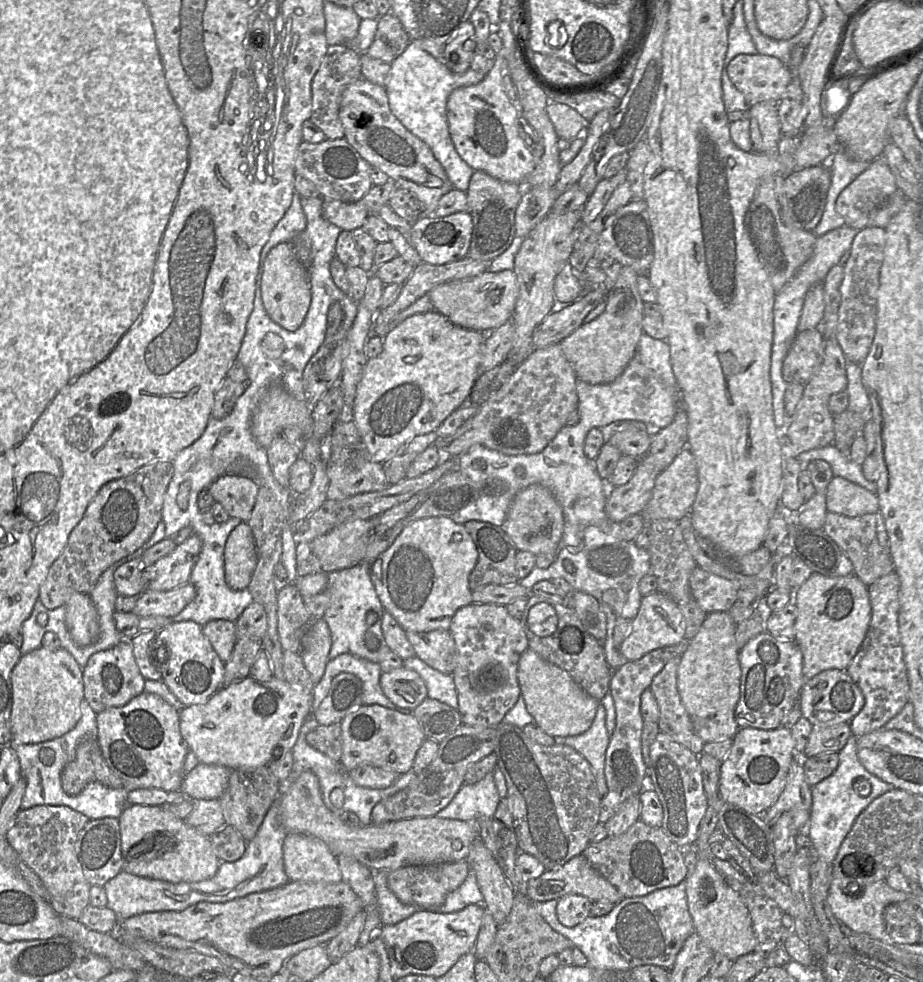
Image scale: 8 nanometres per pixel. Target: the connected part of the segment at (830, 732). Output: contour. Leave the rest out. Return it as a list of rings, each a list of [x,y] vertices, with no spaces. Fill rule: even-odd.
[[[840,723],[829,727],[813,727],[808,742],[800,758],[820,753],[839,752],[852,735],[850,723]]]

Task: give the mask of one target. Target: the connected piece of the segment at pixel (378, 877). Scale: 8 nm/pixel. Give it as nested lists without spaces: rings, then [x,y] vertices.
[[[386,870],[373,871],[376,904],[383,925],[394,925],[421,910],[401,902],[388,888]]]

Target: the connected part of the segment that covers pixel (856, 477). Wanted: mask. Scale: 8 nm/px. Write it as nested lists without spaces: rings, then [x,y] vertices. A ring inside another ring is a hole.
[[[833,443],[822,448],[796,454],[796,456],[799,463],[803,464],[808,464],[816,459],[824,460],[830,465],[834,476],[845,478],[876,494],[876,483],[864,477],[861,465],[845,456]]]

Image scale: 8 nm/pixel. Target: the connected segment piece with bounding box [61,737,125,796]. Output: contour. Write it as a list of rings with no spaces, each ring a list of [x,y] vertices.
[[[84,737],[77,745],[74,760],[61,772],[61,784],[65,793],[75,796],[80,794],[89,783],[95,781],[113,789],[125,787],[123,780],[108,767],[98,739]]]

